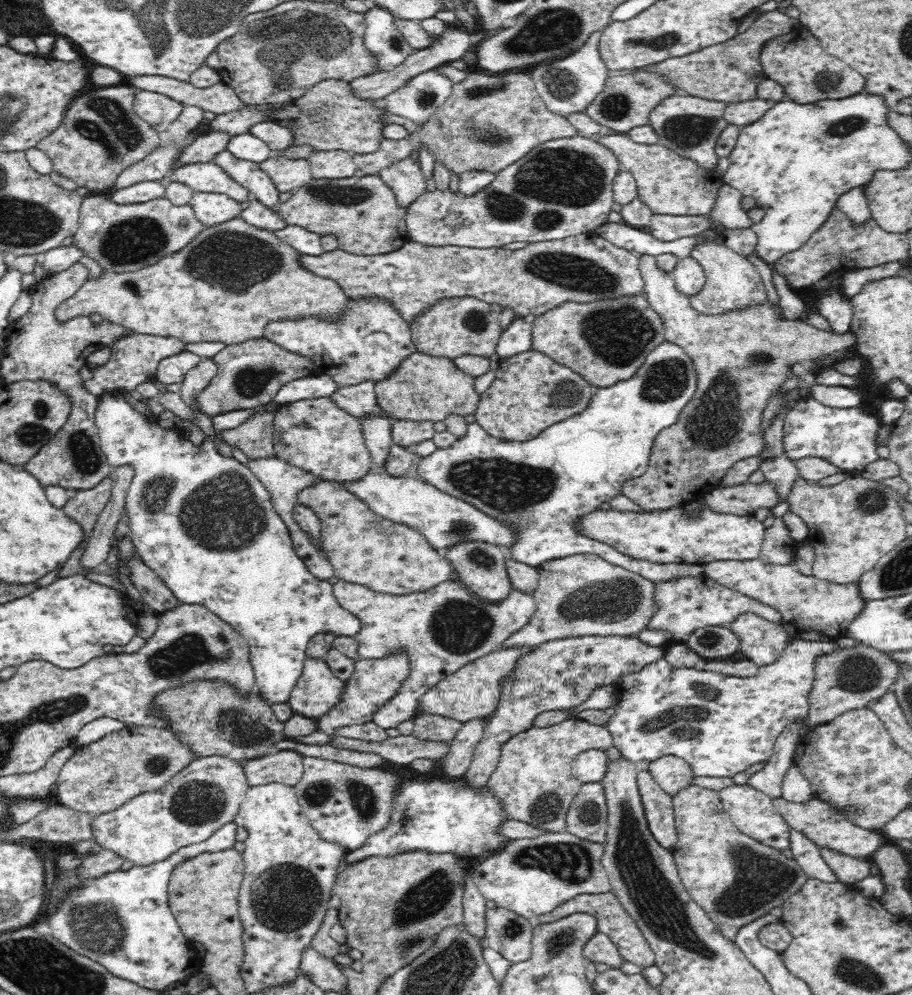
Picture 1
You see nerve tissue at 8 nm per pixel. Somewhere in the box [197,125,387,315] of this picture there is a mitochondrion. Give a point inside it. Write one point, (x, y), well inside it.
(327, 193)

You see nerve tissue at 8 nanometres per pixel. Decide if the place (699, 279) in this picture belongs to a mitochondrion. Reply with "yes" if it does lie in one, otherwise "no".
no

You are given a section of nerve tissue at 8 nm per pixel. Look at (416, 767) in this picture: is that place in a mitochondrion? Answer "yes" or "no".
no

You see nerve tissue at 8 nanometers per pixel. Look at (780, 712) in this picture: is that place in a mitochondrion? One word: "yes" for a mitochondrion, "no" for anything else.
no

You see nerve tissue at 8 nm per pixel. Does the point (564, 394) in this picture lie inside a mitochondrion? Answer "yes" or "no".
yes

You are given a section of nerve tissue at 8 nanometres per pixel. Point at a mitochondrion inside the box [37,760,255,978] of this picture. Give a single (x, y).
(101, 925)

